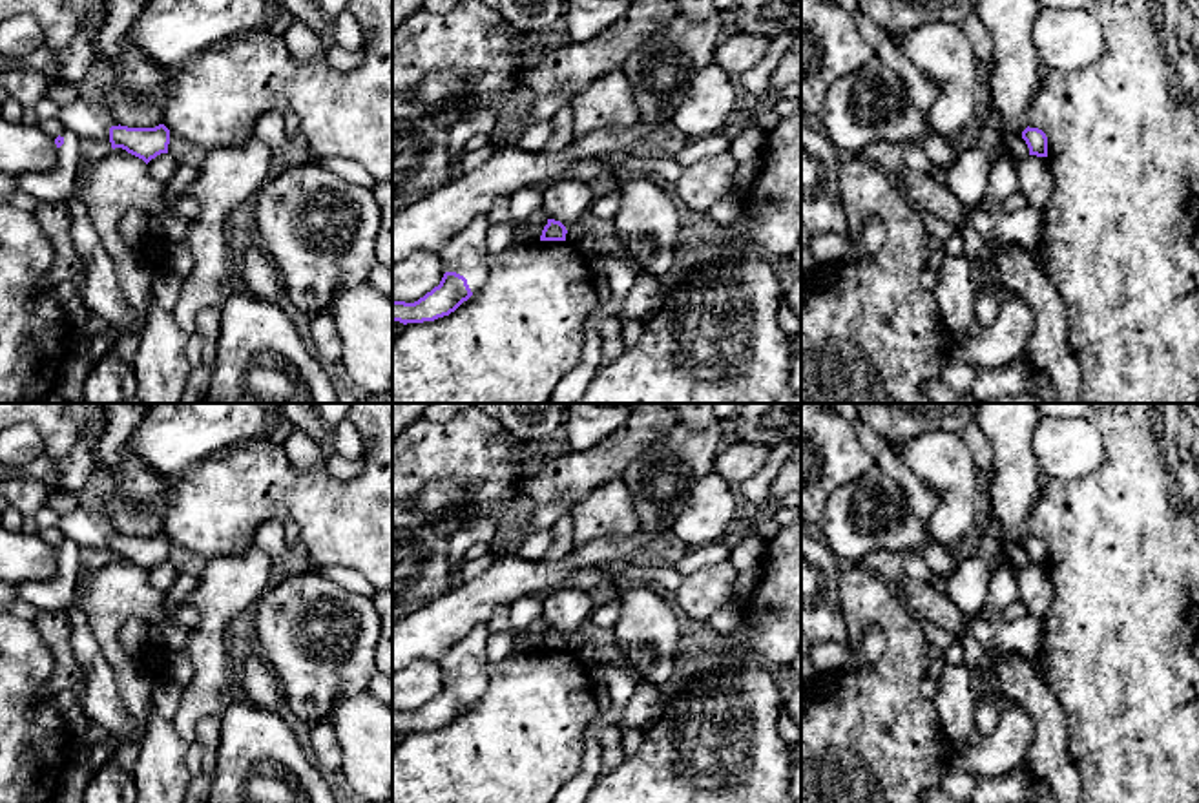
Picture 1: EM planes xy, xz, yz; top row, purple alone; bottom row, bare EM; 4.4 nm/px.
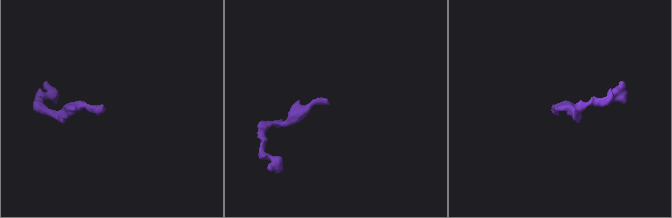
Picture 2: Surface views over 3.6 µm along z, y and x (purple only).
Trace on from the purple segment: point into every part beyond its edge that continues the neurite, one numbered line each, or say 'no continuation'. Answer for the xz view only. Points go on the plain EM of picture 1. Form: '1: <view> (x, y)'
1: xz (466, 663)

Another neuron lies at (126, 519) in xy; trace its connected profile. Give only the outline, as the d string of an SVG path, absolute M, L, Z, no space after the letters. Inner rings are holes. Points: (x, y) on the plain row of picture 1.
M115 493L104 506L109 522L120 535L155 537L162 533L162 513L155 509L137 509Z

